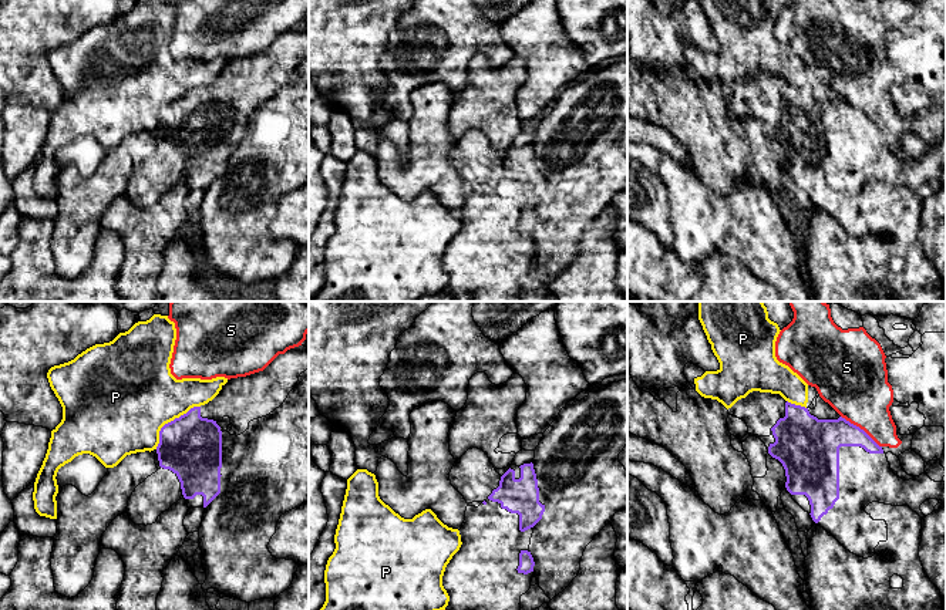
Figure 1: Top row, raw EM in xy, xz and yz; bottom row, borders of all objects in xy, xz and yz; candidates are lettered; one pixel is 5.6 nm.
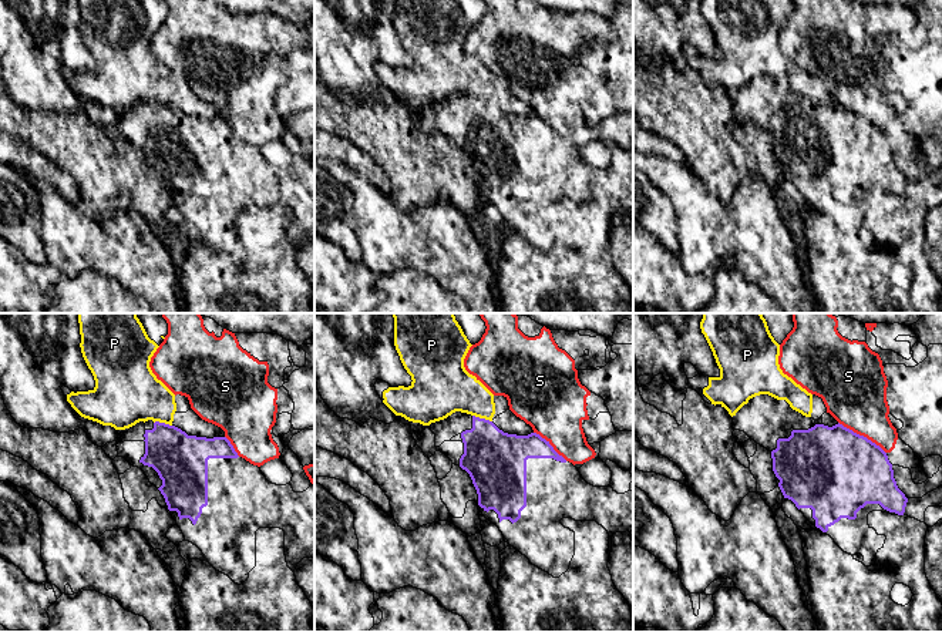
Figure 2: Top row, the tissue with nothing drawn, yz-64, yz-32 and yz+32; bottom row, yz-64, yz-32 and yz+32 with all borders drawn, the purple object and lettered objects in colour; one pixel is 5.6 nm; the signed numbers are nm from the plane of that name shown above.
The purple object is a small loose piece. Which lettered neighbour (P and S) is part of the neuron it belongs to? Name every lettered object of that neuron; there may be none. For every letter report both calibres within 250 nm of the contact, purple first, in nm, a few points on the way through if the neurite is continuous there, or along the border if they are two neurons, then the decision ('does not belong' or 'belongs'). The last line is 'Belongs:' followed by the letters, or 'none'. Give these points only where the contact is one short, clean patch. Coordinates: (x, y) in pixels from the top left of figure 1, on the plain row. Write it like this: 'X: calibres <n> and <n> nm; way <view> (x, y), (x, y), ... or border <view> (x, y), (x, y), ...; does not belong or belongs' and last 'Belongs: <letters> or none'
P: calibres 360 and 460 nm; does not belong
S: calibres 260 and 360 nm; border yz (841, 97), (862, 110), (881, 128); does not belong
Belongs: none

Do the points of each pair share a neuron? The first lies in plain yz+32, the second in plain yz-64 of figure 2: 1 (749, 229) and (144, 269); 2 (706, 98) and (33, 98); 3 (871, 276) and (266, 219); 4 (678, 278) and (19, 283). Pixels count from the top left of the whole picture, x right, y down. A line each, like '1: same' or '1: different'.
1: same
2: different
3: same
4: same

